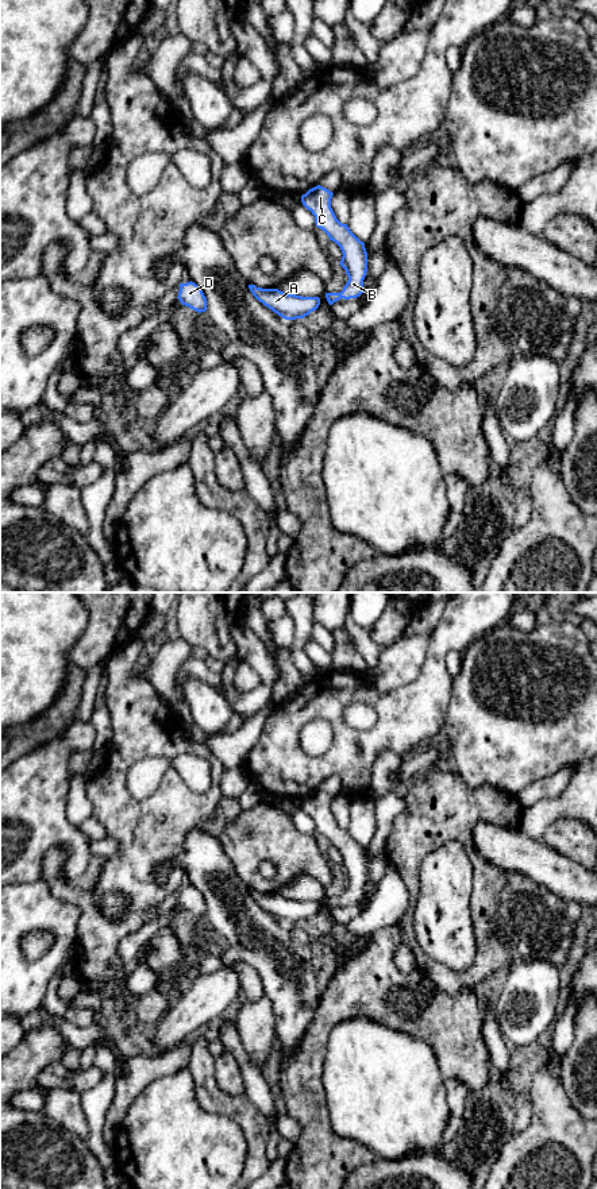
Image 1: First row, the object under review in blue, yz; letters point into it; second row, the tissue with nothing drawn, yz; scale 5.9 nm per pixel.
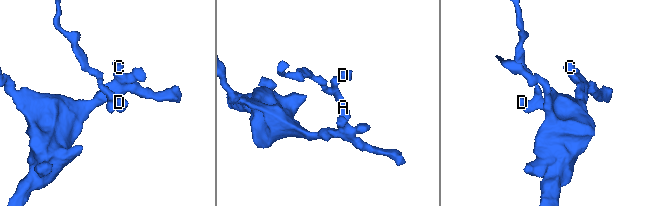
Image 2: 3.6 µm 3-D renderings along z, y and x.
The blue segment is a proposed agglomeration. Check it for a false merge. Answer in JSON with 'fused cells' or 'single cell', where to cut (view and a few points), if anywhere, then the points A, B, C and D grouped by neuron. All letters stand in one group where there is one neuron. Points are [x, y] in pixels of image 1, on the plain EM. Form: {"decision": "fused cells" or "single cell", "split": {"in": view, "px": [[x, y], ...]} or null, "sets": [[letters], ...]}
{"decision": "single cell", "split": null, "sets": [["A", "B", "C", "D"]]}

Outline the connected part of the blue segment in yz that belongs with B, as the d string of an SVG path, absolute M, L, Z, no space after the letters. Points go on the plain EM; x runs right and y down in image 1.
M317 790L301 800L303 810L315 821L316 831L323 834L330 845L335 846L342 854L340 870L348 881L340 897L326 897L330 910L340 903L357 903L363 897L363 884L367 876L367 857L365 848L361 846L347 831L342 829L332 812L332 796Z

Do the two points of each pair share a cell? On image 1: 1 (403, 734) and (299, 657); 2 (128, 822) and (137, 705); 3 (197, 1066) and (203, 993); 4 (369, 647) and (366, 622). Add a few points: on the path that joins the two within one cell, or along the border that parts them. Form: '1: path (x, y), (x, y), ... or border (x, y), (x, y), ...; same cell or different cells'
1: border (314, 678), (305, 683); different cells
2: path (116, 792), (118, 759), (137, 734); same cell
3: border (200, 1030), (188, 1039); different cells
4: border (349, 609), (353, 620), (368, 630); different cells

